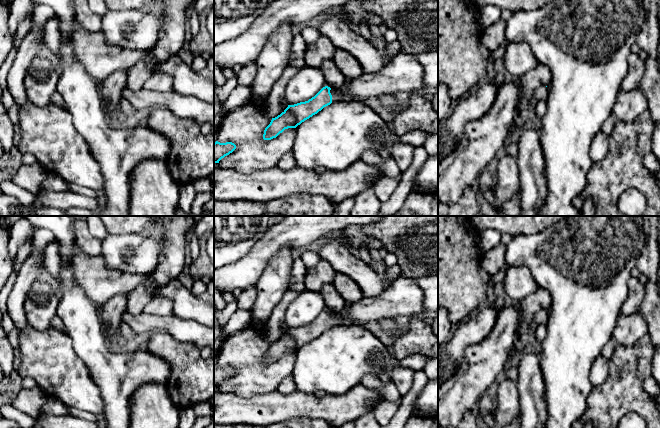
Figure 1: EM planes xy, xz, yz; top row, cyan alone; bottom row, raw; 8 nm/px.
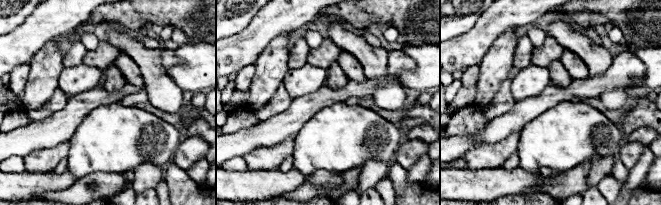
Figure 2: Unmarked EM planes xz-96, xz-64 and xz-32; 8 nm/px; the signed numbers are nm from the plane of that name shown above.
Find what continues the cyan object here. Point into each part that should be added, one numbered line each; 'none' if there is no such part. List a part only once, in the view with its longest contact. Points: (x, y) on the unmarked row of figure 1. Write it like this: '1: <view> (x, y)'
1: xz (403, 297)

